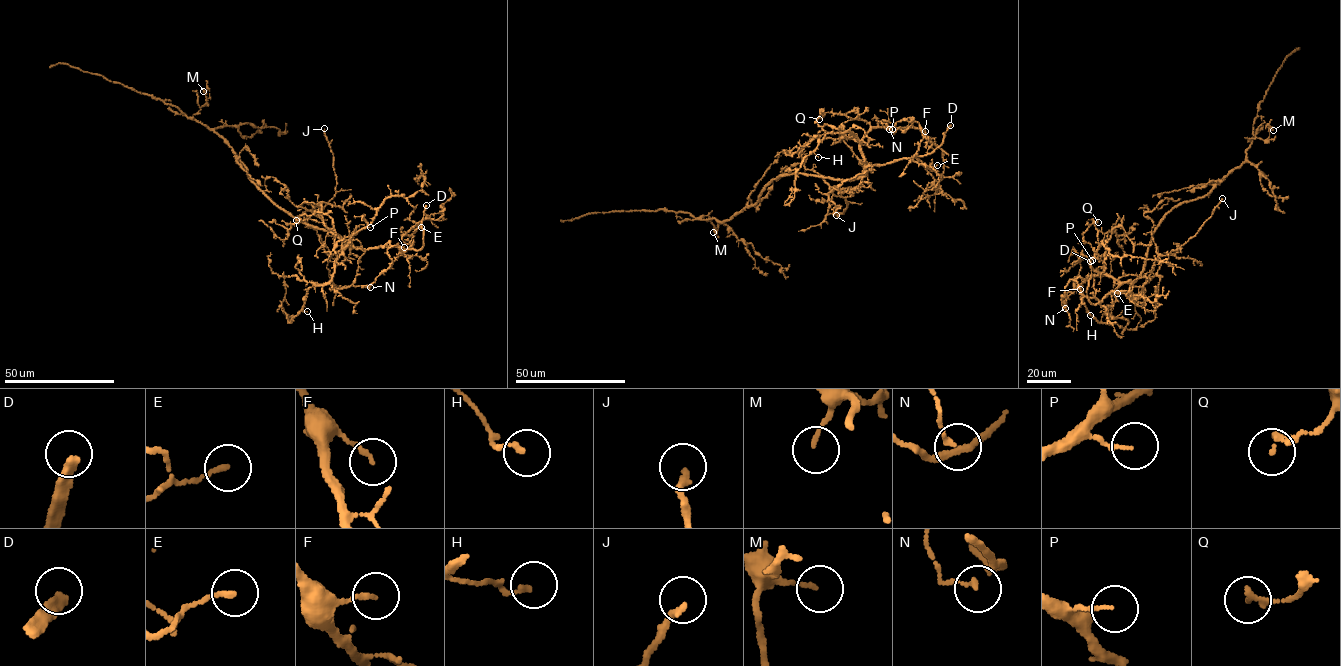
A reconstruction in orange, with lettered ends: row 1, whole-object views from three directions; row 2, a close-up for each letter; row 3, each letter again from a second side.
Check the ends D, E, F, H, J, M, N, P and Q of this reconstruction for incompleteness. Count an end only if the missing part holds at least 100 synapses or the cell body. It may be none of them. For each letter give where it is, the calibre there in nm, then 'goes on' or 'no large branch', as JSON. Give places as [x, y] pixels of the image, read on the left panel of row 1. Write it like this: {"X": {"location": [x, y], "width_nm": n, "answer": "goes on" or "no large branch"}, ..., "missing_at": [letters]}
{"D": {"location": [426, 205], "width_nm": 320, "answer": "goes on"}, "E": {"location": [421, 227], "width_nm": 140, "answer": "no large branch"}, "F": {"location": [404, 247], "width_nm": 130, "answer": "no large branch"}, "H": {"location": [307, 311], "width_nm": 150, "answer": "no large branch"}, "J": {"location": [324, 128], "width_nm": 200, "answer": "no large branch"}, "M": {"location": [203, 91], "width_nm": 110, "answer": "no large branch"}, "N": {"location": [370, 287], "width_nm": 100, "answer": "no large branch"}, "P": {"location": [370, 227], "width_nm": 100, "answer": "no large branch"}, "Q": {"location": [296, 220], "width_nm": 200, "answer": "no large branch"}, "missing_at": ["D"]}

